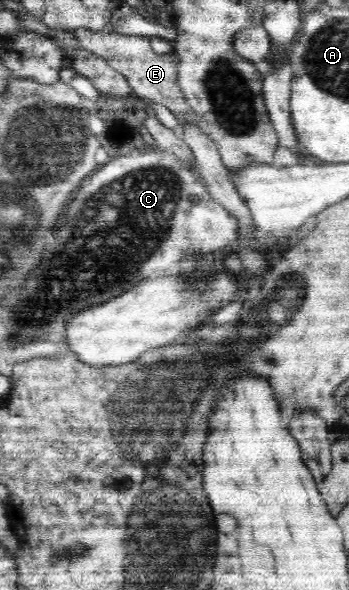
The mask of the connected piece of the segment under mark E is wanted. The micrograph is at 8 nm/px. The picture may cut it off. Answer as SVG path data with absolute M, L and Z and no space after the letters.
M87 28L65 30L71 32L81 42L81 48L101 56L106 63L127 78L128 83L137 96L149 100L150 103L163 104L178 120L179 131L185 122L198 126L201 122L189 101L185 99L179 81L177 81L177 66L179 59L173 51L167 54L157 54L150 46L150 37L125 36L119 33L93 32Z

